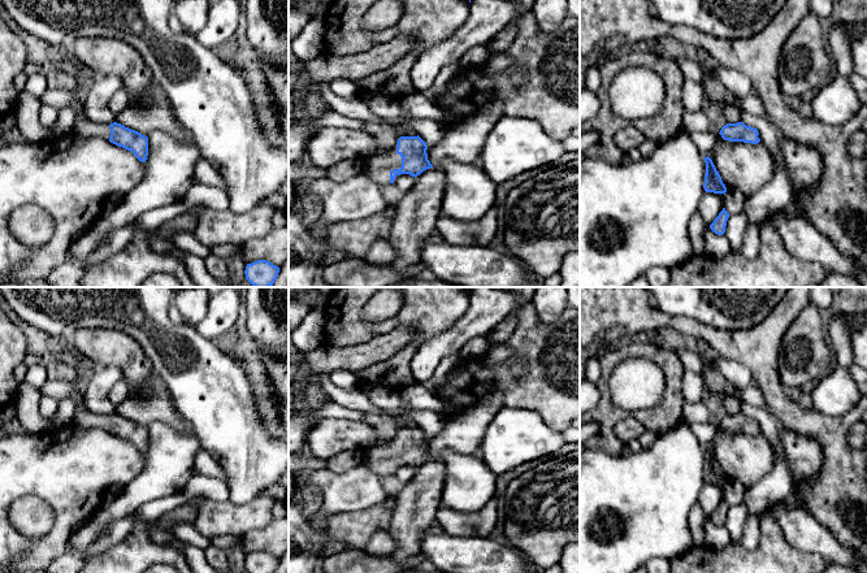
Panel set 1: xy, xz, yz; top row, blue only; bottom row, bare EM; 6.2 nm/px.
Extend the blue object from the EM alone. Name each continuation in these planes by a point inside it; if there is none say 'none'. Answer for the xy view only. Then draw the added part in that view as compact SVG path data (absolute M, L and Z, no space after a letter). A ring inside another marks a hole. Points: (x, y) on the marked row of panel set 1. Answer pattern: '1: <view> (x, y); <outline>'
1: xy (59, 99); M47 90L40 97L40 101L43 105L51 105L58 110L65 107L74 107L77 109L77 118L74 121L73 133L86 138L100 136L109 140L109 125L94 122L84 116L83 103L77 91Z

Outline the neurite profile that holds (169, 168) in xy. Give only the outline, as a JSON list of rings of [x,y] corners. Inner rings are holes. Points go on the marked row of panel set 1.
[[[152,131],[148,136],[148,156],[142,181],[126,195],[125,201],[112,212],[104,212],[95,223],[77,236],[69,247],[68,259],[84,260],[95,252],[103,239],[114,230],[133,223],[140,214],[173,203],[179,203],[195,183],[195,166],[203,159],[190,135],[175,138],[166,131]]]

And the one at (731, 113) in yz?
[[[724,105],[723,114],[724,114],[724,118],[725,118],[727,123],[741,122],[740,110],[736,107]]]

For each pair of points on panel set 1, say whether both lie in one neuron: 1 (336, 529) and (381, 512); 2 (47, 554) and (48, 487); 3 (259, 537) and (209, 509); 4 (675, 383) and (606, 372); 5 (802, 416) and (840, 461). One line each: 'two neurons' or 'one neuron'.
1: one neuron
2: one neuron
3: two neurons
4: one neuron
5: one neuron

